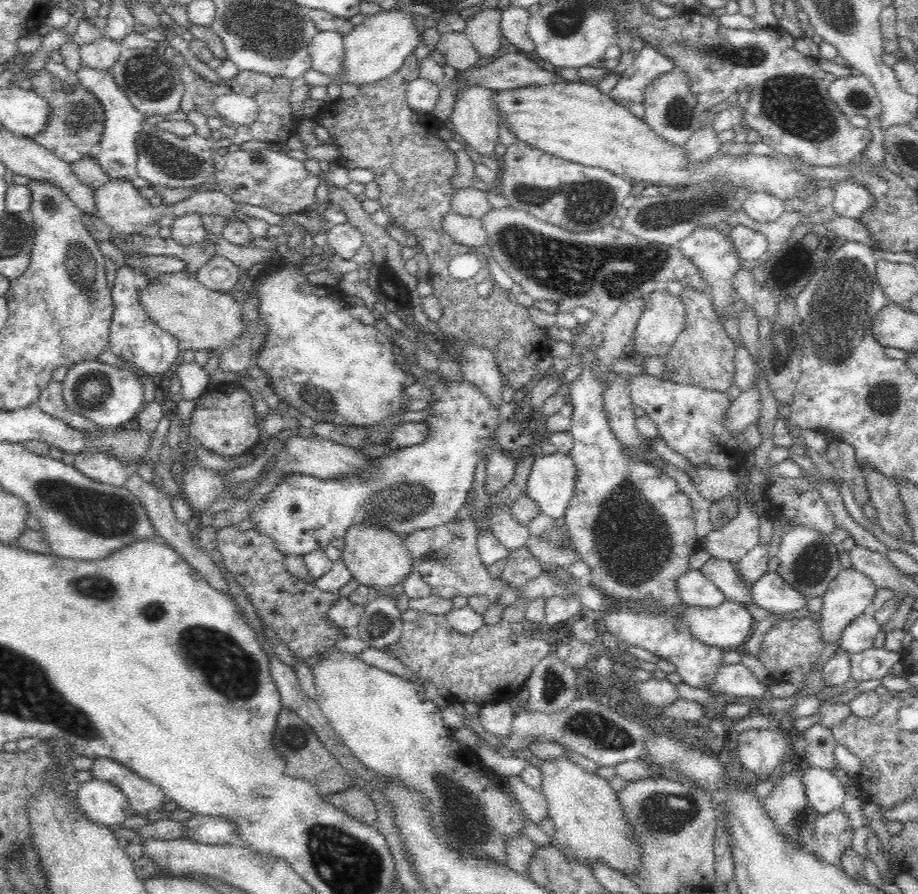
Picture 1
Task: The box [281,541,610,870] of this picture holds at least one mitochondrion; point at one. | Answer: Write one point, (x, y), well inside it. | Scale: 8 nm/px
(466, 819)

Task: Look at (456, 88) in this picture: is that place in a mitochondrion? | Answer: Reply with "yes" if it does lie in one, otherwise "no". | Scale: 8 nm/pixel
no

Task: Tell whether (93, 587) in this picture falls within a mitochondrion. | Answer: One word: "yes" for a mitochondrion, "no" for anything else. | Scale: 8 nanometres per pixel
yes

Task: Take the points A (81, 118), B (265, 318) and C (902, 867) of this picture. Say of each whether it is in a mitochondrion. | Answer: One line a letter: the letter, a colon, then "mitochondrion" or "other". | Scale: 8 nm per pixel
A: mitochondrion
B: other
C: other

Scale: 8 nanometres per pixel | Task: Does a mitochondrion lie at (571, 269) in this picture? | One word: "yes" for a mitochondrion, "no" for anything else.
yes

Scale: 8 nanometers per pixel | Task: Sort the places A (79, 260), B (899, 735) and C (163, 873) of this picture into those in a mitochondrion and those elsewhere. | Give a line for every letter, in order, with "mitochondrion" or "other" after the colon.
A: mitochondrion
B: other
C: other

